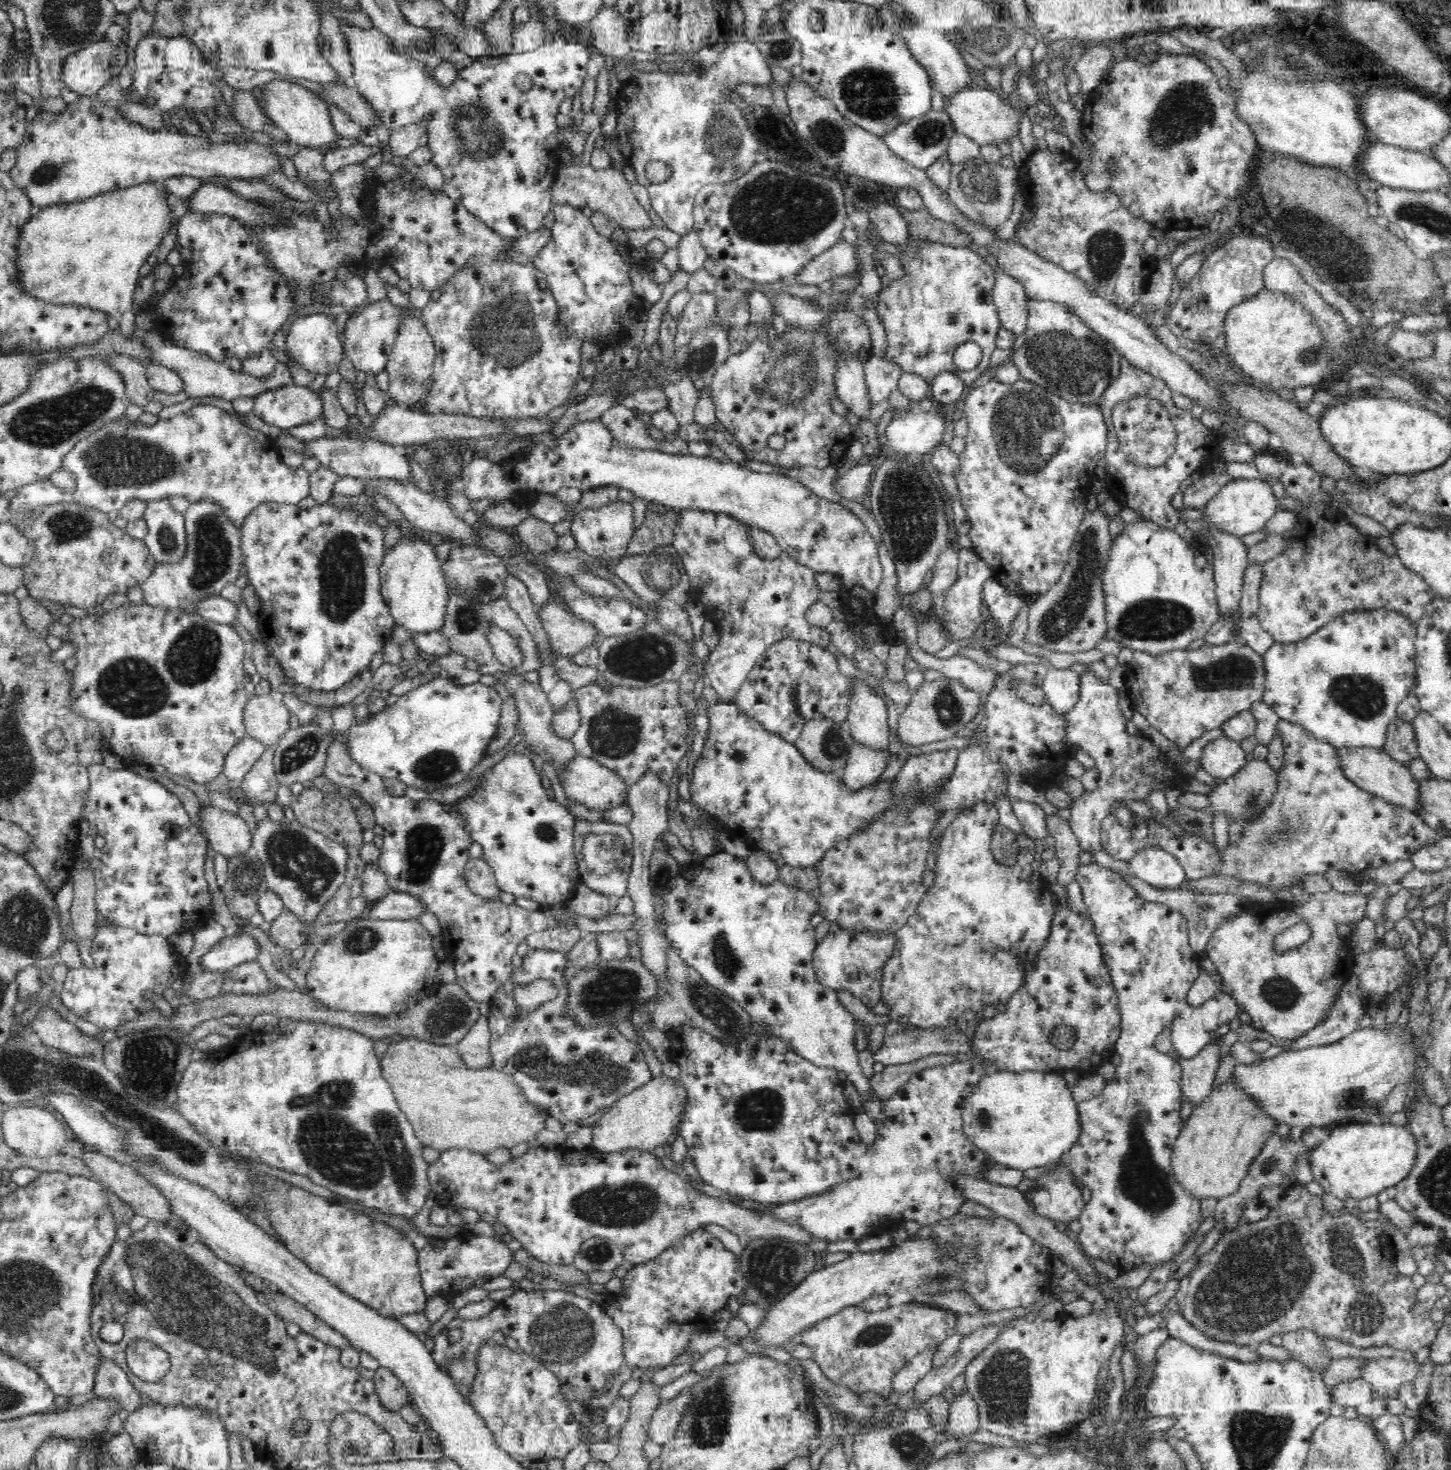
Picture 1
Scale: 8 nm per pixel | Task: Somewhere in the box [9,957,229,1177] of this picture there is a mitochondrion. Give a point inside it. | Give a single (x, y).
(150, 1061)

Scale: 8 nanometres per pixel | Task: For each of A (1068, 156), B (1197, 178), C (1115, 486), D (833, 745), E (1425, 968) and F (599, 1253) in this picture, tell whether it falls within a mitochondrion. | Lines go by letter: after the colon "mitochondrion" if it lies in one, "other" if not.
A: other
B: other
C: other
D: mitochondrion
E: other
F: mitochondrion

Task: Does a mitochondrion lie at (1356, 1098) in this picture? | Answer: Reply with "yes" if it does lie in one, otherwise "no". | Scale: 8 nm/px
yes

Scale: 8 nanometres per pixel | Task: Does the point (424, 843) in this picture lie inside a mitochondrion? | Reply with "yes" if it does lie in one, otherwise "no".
yes

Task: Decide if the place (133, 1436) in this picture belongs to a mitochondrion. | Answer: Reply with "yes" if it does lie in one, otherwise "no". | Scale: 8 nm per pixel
no

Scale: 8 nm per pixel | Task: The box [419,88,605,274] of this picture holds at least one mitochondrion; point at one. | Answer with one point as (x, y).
(476, 133)

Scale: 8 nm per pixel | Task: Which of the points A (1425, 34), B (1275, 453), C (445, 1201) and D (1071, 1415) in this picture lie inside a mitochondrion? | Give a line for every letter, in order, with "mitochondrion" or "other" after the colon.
A: other
B: other
C: other
D: other

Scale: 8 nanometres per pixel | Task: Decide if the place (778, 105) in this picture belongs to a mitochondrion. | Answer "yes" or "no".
no

